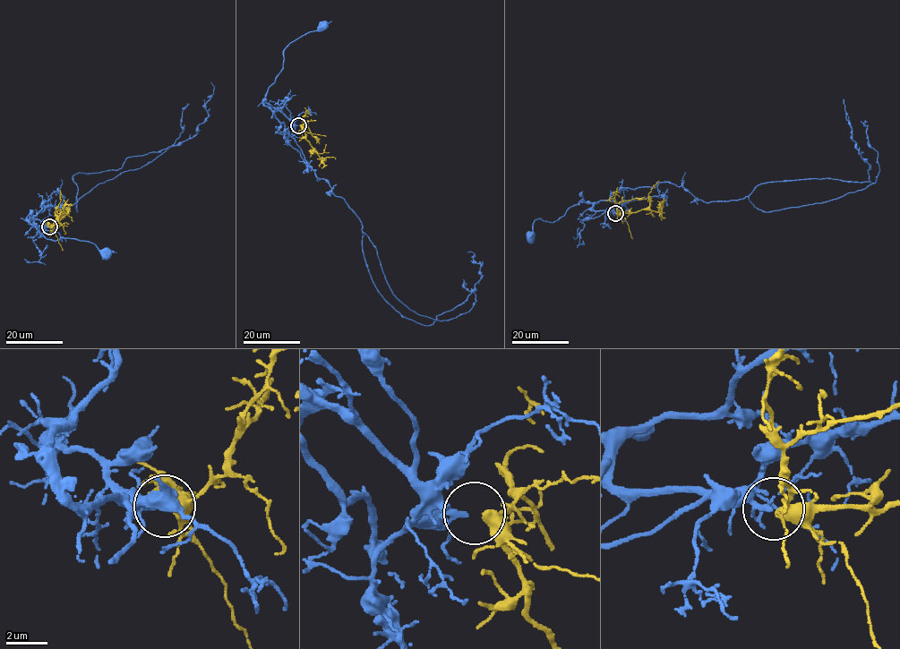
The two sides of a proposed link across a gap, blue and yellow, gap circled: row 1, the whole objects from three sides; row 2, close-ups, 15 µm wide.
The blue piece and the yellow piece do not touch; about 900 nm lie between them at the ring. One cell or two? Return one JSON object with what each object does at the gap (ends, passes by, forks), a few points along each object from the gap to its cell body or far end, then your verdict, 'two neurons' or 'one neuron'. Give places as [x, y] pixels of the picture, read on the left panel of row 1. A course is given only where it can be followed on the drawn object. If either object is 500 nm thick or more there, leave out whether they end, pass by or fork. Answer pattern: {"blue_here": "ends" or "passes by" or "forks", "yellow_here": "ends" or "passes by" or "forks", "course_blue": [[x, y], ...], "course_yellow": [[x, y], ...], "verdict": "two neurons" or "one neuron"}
{"blue_here": "forks", "yellow_here": "passes by", "course_blue": [[48, 226], [37, 226], [27, 220], [48, 239], [89, 241], [106, 253]], "course_yellow": [[50, 226], [57, 217], [60, 190]], "verdict": "one neuron"}

